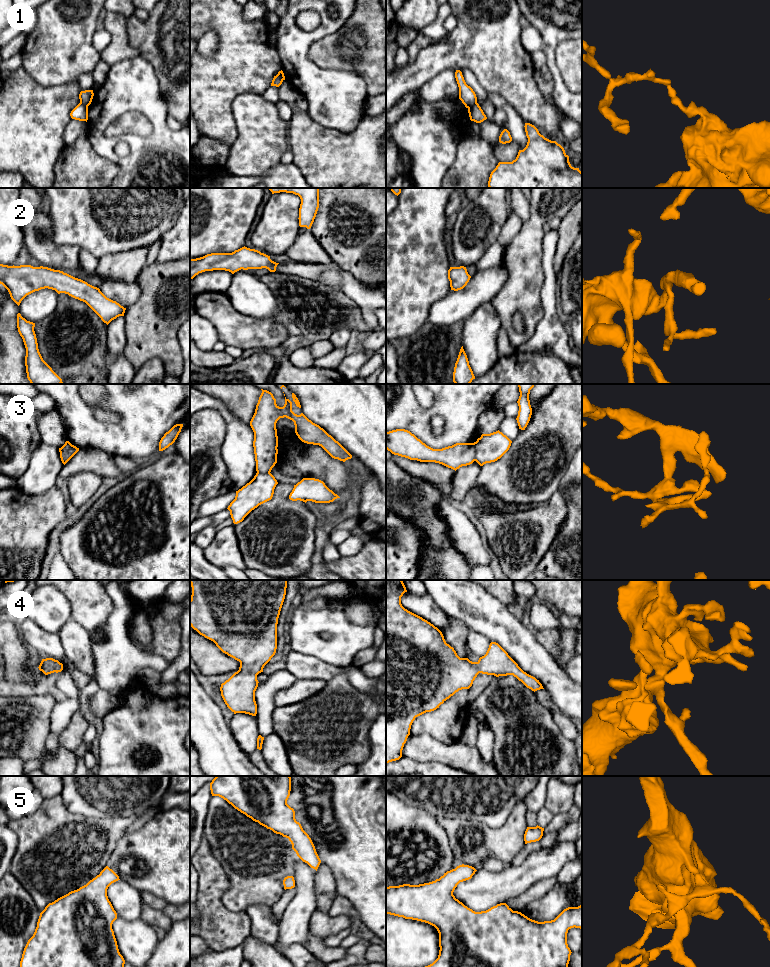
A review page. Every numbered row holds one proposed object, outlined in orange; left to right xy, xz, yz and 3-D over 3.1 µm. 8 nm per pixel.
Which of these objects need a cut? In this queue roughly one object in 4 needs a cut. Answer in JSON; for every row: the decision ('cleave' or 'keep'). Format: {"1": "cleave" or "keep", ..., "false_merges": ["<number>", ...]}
{"1": "cleave", "2": "keep", "3": "cleave", "4": "keep", "5": "keep", "false_merges": ["1", "3"]}

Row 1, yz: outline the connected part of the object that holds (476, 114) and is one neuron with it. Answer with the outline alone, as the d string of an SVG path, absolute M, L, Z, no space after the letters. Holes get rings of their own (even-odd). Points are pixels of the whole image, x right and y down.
M475 103L473 106L468 108L468 113L470 120L476 123L481 123L487 119L486 115L484 114L478 103Z

